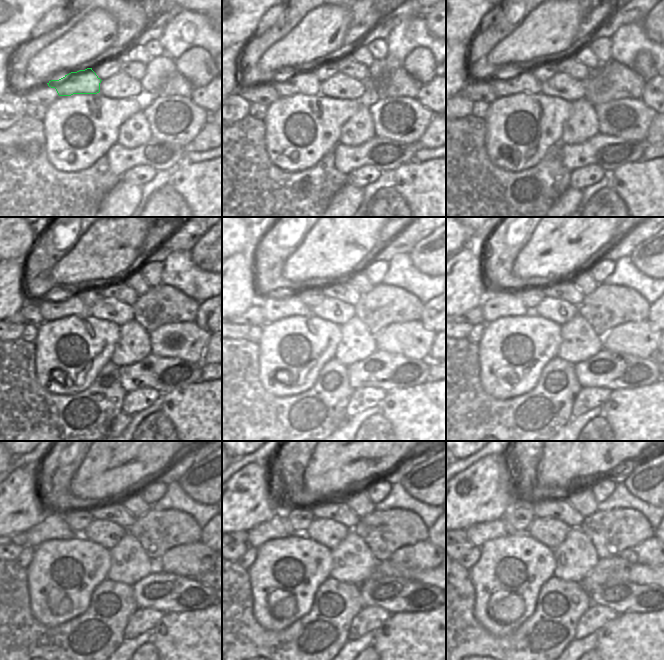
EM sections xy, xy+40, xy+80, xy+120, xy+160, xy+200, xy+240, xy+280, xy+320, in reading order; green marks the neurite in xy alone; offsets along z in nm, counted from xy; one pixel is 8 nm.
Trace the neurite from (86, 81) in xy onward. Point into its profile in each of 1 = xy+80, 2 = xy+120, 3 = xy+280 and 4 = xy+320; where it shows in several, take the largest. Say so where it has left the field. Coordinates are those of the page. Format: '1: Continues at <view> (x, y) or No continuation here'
1: Continues at xy+80 (521, 81)
2: Continues at xy+120 (51, 308)
3: Continues at xy+280 (278, 527)
4: Continues at xy+320 (478, 534).

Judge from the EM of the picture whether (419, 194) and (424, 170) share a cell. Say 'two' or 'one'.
one

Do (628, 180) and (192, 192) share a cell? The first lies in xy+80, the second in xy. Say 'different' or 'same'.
same

